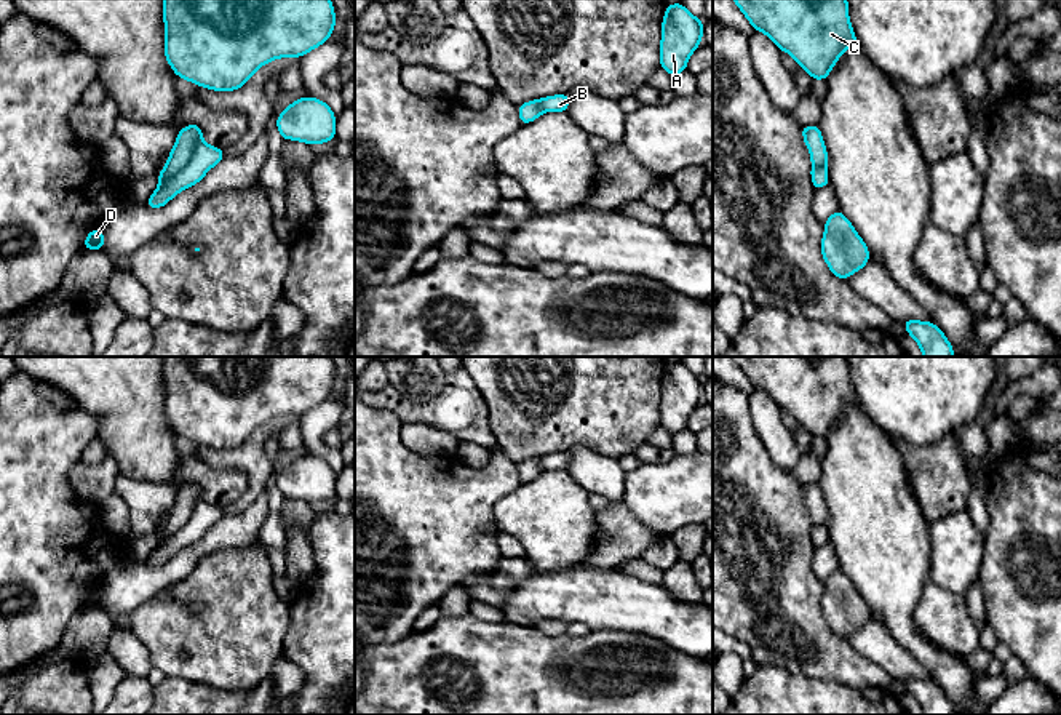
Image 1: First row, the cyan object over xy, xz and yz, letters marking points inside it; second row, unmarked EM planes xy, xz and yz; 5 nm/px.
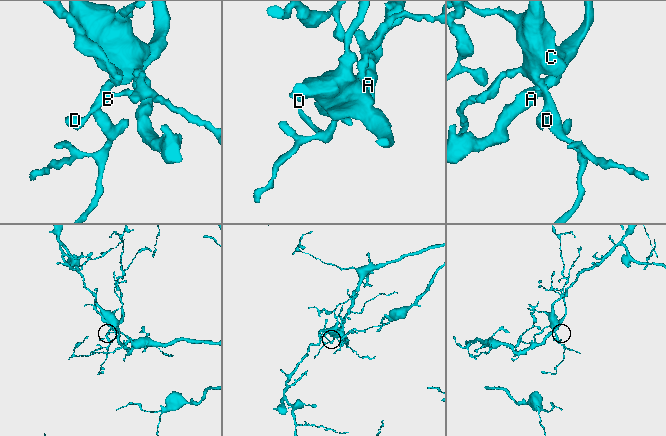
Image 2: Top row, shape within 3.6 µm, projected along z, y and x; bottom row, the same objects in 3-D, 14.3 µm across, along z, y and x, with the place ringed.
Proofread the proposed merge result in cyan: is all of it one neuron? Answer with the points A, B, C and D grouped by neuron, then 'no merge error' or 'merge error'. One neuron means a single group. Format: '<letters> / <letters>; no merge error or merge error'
A B D / C; merge error

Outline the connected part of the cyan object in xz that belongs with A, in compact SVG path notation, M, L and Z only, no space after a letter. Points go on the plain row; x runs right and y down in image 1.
M671 361L662 379L660 427L671 435L687 427L689 416L703 397L703 379L682 361Z

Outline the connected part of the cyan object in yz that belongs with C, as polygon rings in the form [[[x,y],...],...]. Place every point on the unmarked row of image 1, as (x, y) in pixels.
[[[732,357],[754,389],[764,390],[780,409],[786,409],[813,438],[826,438],[840,413],[855,406],[858,398],[848,376],[847,357]]]

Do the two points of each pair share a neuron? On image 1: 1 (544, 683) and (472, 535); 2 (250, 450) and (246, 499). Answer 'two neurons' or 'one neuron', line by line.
1: two neurons
2: one neuron

